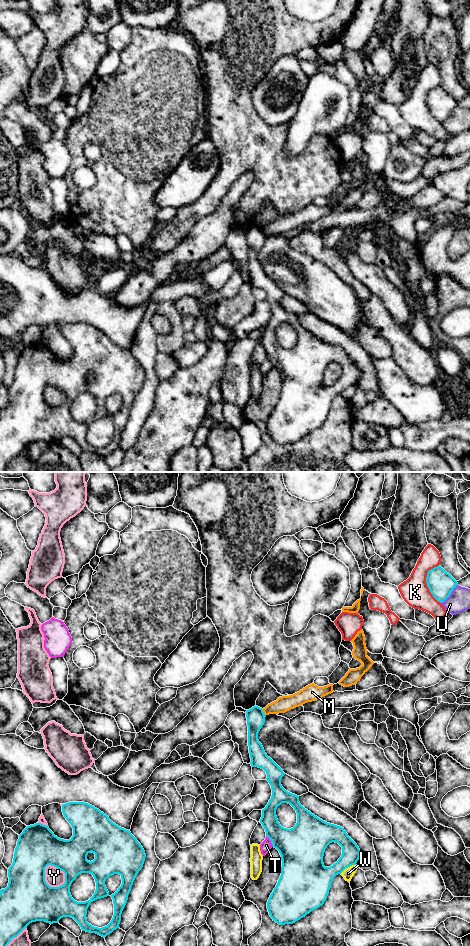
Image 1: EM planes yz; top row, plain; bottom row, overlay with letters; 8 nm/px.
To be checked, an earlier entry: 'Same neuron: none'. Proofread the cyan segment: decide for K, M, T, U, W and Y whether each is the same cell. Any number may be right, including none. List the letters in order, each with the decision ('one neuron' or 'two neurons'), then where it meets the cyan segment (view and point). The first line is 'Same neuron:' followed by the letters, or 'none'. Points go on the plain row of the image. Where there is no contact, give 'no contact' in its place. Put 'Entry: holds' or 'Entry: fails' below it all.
Same neuron: none
K: two neurons; meets cyan in yz at (426, 102)
M: two neurons; meets cyan in yz at (263, 232)
T: two neurons; meets cyan in yz at (271, 361)
U: two neurons; meets cyan in yz at (450, 113)
W: two neurons; meets cyan in yz at (347, 387)
Y: two neurons; meets cyan in yz at (62, 390)
Entry: holds

